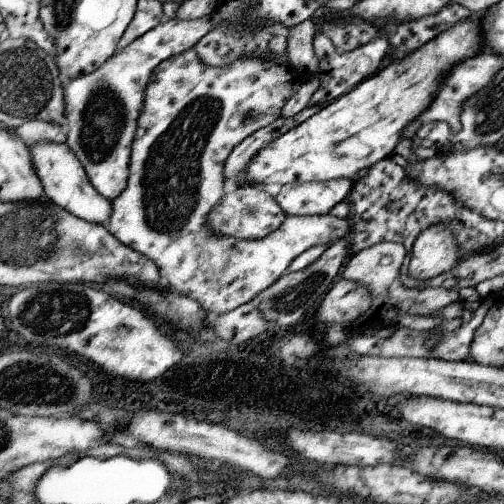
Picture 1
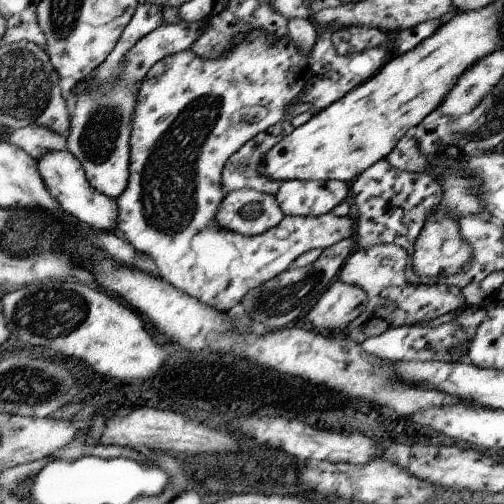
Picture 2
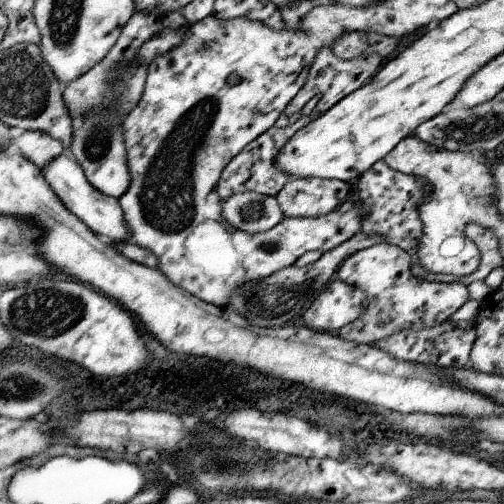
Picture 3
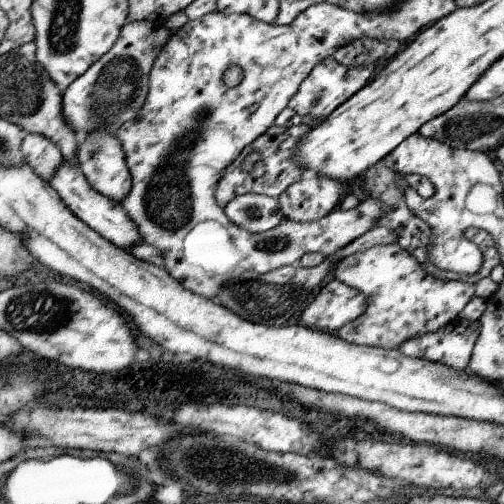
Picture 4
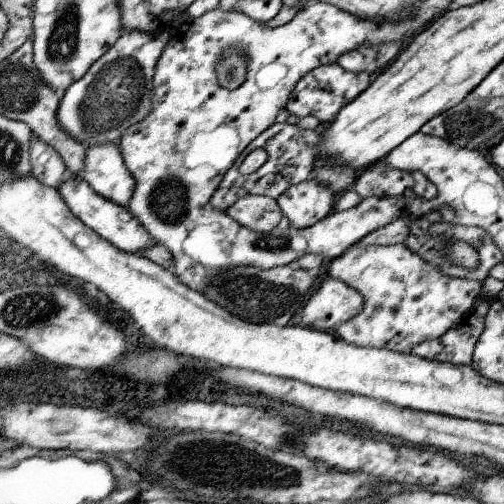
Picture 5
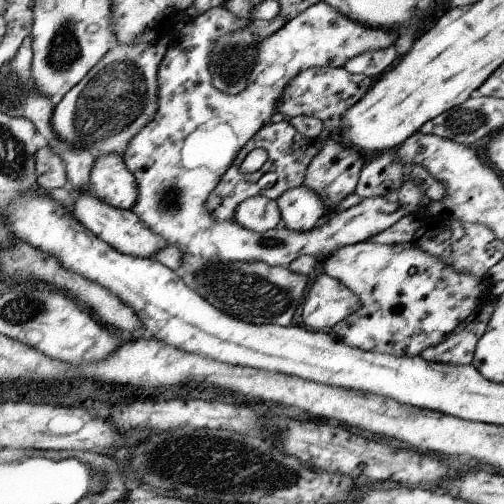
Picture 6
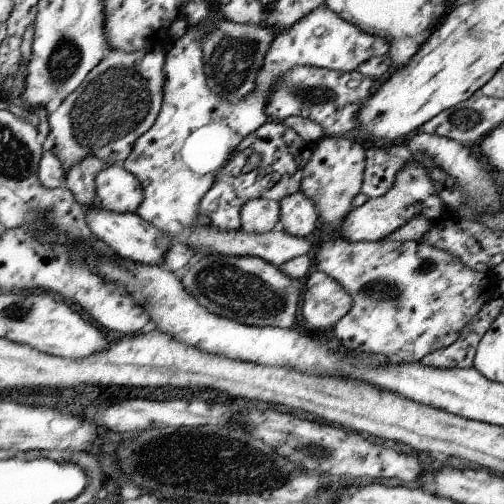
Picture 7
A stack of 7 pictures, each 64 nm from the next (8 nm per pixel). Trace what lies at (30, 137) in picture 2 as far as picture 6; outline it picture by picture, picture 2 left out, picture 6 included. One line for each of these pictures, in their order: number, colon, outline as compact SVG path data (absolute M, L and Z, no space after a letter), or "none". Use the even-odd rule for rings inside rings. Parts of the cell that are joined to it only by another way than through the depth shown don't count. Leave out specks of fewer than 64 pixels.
3: M23 132L19 138L13 140L17 154L21 154L25 160L35 164L41 172L61 154L65 154L65 148L59 140L51 138L43 132Z
4: M27 134L21 142L21 152L23 152L25 164L33 168L33 172L45 182L51 182L53 174L63 164L63 156L59 148L51 140L39 134Z
5: M33 142L29 148L31 178L39 180L43 186L57 190L65 182L65 164L55 150L45 142Z
6: M41 148L33 156L35 162L35 174L37 174L37 184L43 190L57 190L67 186L67 174L65 174L65 162L51 150L51 148Z

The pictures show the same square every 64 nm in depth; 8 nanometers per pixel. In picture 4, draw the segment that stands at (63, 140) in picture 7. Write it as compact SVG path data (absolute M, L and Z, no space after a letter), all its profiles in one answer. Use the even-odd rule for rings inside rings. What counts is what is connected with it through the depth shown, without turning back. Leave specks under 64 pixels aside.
M133 22L121 28L117 42L93 66L85 70L61 94L61 116L75 136L91 136L95 132L117 132L125 122L135 120L145 106L149 94L149 72L161 48L167 44L171 30L157 28L151 22Z

